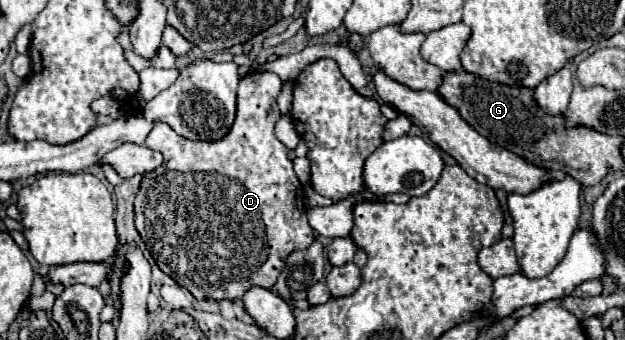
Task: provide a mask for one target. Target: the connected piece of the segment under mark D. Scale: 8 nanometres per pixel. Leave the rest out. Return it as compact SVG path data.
M248 73L240 79L234 125L222 139L210 143L182 139L182 135L174 133L166 123L156 123L146 137L146 147L160 151L164 163L144 175L140 183L134 201L136 229L146 241L146 247L154 251L156 265L196 299L234 301L242 299L252 285L272 289L288 253L306 249L314 241L314 231L308 225L306 205L302 201L304 189L292 169L292 161L288 161L288 149L274 135L274 127L280 119L276 103L280 91L282 79L276 73Z

